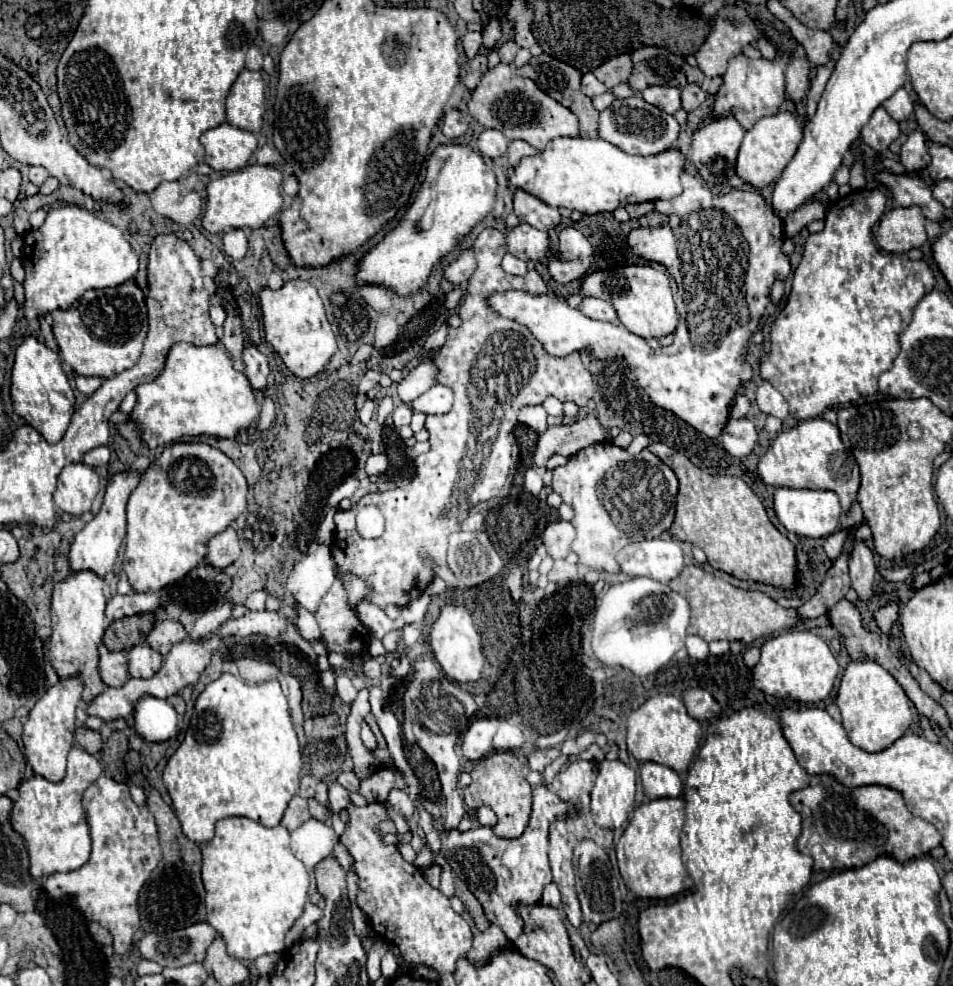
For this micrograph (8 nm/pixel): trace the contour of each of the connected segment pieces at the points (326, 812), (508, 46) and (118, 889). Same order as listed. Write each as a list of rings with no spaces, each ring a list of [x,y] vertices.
[[[308,799],[308,805],[310,805],[310,815],[312,815],[314,819],[318,819],[318,821],[322,821],[322,823],[328,821],[328,817],[330,817],[330,807],[328,807],[328,805],[322,805],[322,803],[318,803],[316,799]]]
[[[514,41],[504,43],[504,45],[498,49],[502,63],[512,63],[512,61],[514,61],[514,57],[516,57],[516,51],[518,51],[518,45],[516,45]]]
[[[100,775],[82,797],[82,807],[92,837],[92,855],[86,865],[74,873],[54,873],[44,881],[50,897],[74,895],[88,921],[100,923],[114,937],[114,951],[128,953],[134,933],[140,929],[138,895],[150,873],[162,859],[156,823],[146,807],[132,801],[126,783]]]

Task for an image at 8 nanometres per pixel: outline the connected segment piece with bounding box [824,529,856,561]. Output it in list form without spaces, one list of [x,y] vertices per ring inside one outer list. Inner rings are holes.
[[[840,529],[838,533],[832,533],[832,535],[824,541],[824,551],[828,553],[828,557],[830,557],[832,561],[840,555],[842,545],[846,543],[846,537],[848,537],[850,531],[856,531],[856,529]]]

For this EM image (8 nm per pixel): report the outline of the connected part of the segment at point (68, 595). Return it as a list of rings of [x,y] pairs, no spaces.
[[[92,571],[70,573],[64,581],[54,585],[50,663],[60,679],[68,679],[74,675],[84,677],[84,691],[82,691],[84,703],[92,703],[106,689],[106,685],[98,675],[98,645],[106,629],[104,607],[106,607],[104,579],[100,579]]]

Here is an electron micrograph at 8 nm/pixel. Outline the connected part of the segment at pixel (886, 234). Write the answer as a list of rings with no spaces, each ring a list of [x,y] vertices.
[[[918,205],[906,209],[896,207],[880,219],[876,241],[888,253],[906,253],[926,243],[928,237],[924,231],[924,223],[926,217],[922,215],[922,209]]]

